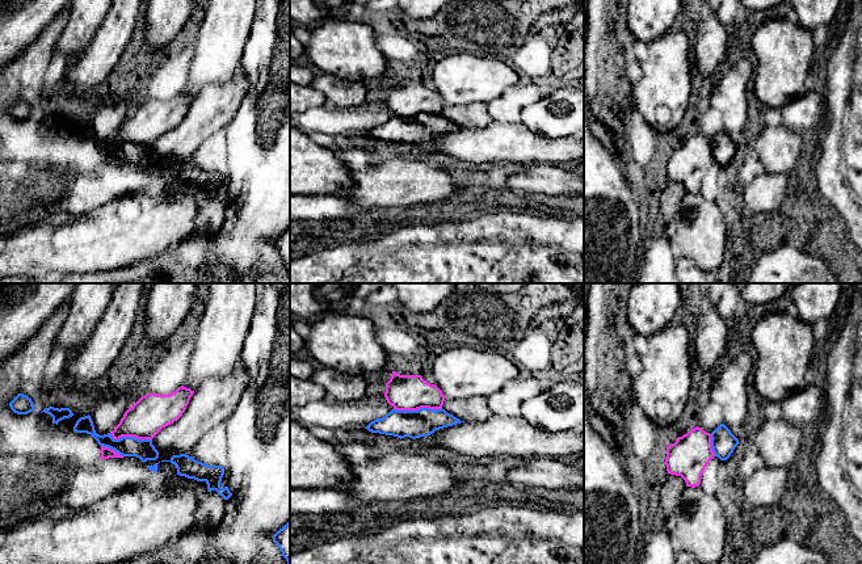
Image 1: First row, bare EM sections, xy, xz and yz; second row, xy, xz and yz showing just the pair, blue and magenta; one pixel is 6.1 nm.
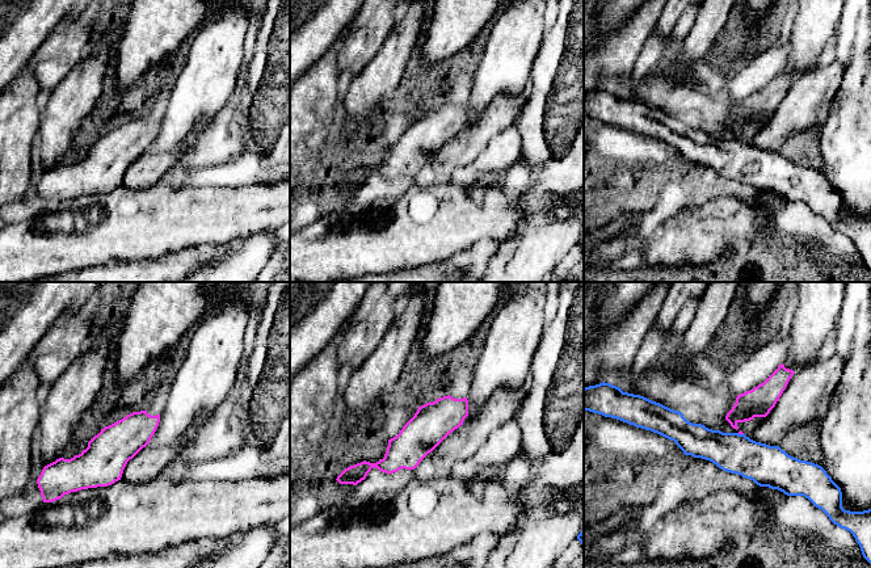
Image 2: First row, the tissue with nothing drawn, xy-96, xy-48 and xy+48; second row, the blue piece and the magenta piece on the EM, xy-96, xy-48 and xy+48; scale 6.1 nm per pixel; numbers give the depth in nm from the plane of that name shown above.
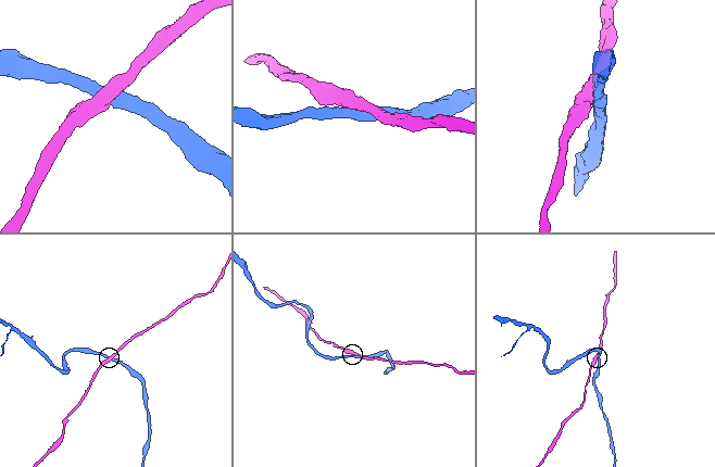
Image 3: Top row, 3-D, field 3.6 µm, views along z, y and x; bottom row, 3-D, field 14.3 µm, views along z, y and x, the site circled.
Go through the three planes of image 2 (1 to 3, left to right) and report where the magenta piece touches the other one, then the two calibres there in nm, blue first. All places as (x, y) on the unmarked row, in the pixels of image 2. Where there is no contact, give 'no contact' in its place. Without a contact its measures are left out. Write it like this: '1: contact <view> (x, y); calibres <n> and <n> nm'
1: no contact
2: no contact
3: contact xy+48 (740, 141); calibres 240 and 20 nm

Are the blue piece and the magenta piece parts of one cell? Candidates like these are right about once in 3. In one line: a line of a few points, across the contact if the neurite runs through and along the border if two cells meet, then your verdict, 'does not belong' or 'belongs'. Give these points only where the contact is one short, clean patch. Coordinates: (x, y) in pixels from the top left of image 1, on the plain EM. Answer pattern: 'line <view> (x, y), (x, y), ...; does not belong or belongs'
line xz (394, 114), (441, 116); does not belong

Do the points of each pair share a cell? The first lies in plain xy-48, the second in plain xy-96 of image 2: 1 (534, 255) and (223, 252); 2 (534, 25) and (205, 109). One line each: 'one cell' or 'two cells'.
1: two cells
2: one cell

